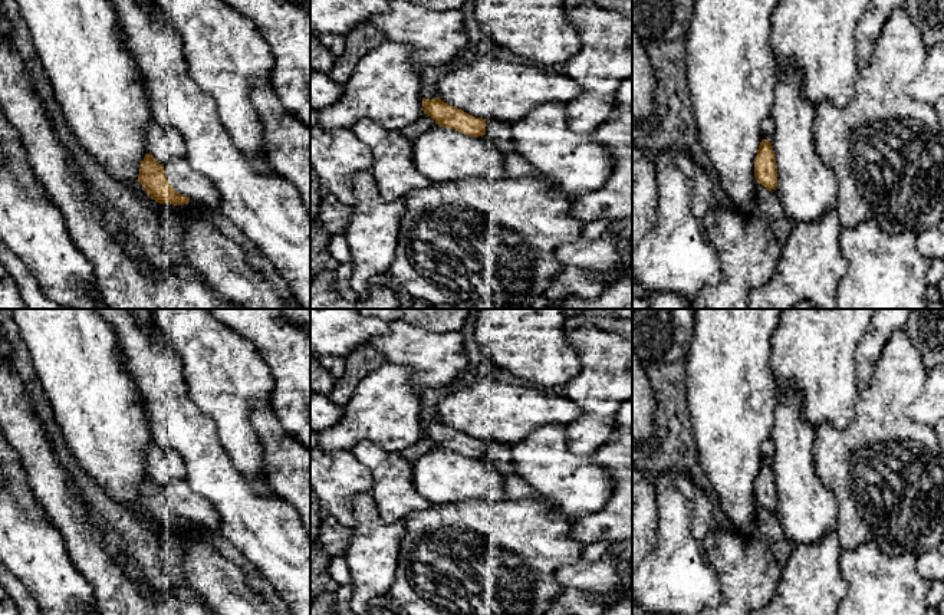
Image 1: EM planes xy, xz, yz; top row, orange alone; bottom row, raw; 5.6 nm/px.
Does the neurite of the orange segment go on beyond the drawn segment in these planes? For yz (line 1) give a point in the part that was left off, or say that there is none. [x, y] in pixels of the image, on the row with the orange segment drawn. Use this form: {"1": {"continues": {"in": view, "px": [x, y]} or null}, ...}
{"1": {"continues": null}}

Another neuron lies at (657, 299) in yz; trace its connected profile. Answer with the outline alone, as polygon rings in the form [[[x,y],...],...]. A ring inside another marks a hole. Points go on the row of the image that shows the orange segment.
[[[652,292],[648,293],[648,308],[649,309],[691,309],[690,302],[675,293],[667,292]]]

